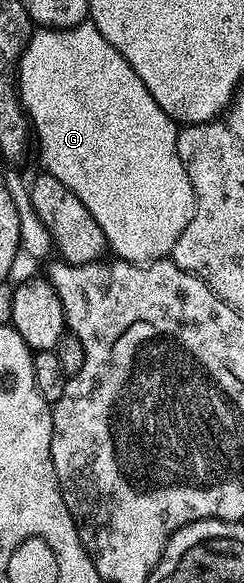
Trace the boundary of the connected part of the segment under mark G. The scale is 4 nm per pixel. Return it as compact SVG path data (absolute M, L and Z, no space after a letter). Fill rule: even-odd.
M87 20L81 22L79 26L73 26L67 30L35 29L30 35L29 44L22 52L22 59L18 61L18 93L22 96L22 105L26 107L33 129L36 131L36 154L42 157L41 169L45 173L56 176L56 180L60 180L60 184L64 184L69 190L76 192L76 196L80 196L84 208L88 208L88 212L104 232L107 247L111 251L115 250L118 253L115 255L121 261L139 264L161 262L167 256L173 255L176 240L180 240L180 232L184 232L184 228L188 228L188 220L192 220L194 215L192 180L188 180L188 172L184 168L176 148L179 123L169 118L164 112L164 108L160 108L160 104L156 104L156 100L152 100L152 92L148 92L148 88L144 88L144 80L140 80L140 76L136 76L132 64L128 64L128 60L124 60L124 56L120 56L120 52L116 52L116 48L112 48L112 44L108 44L108 40L104 40L104 36L100 36L94 23Z

